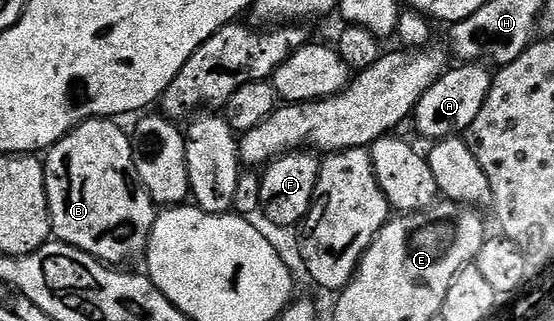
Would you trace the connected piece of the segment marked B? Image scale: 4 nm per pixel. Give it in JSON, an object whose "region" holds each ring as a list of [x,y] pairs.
{"region":[[[86,119],[79,126],[67,134],[61,141],[57,141],[55,146],[46,152],[43,168],[45,169],[45,189],[47,190],[47,200],[49,201],[49,213],[51,214],[51,234],[60,243],[68,243],[85,253],[89,253],[95,259],[100,259],[102,263],[108,265],[127,265],[130,259],[135,259],[144,254],[147,249],[147,242],[151,236],[151,230],[155,224],[157,214],[157,204],[149,197],[145,185],[137,177],[137,165],[133,161],[133,149],[131,148],[130,134],[118,127],[118,122],[111,119]]]}

